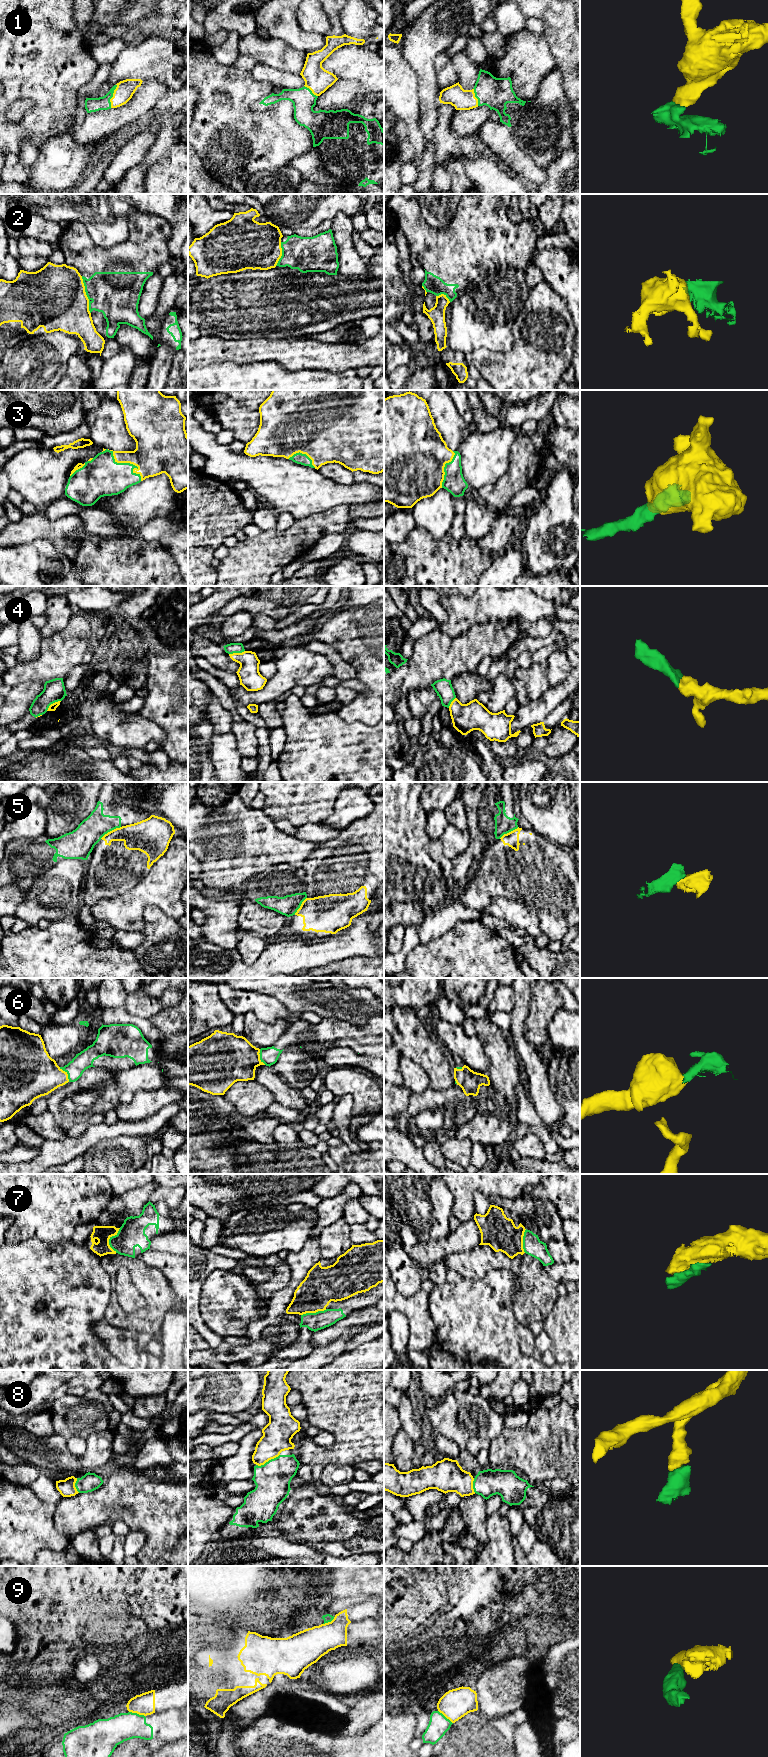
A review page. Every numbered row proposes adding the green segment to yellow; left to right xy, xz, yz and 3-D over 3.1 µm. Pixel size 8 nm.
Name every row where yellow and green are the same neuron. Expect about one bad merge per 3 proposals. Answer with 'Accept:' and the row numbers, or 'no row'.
Accept: 1, 3, 4, 6, 7, 8

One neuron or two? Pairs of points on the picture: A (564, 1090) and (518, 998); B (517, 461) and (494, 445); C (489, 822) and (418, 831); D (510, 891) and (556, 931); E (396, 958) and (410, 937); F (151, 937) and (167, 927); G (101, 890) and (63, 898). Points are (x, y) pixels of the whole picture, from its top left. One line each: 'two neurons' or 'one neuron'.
A: two neurons
B: two neurons
C: two neurons
D: one neuron
E: one neuron
F: one neuron
G: two neurons

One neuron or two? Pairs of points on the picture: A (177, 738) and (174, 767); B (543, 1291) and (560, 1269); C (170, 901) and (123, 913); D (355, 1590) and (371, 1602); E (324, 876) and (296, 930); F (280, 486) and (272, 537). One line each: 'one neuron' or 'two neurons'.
A: two neurons
B: two neurons
C: one neuron
D: two neurons
E: one neuron
F: two neurons

